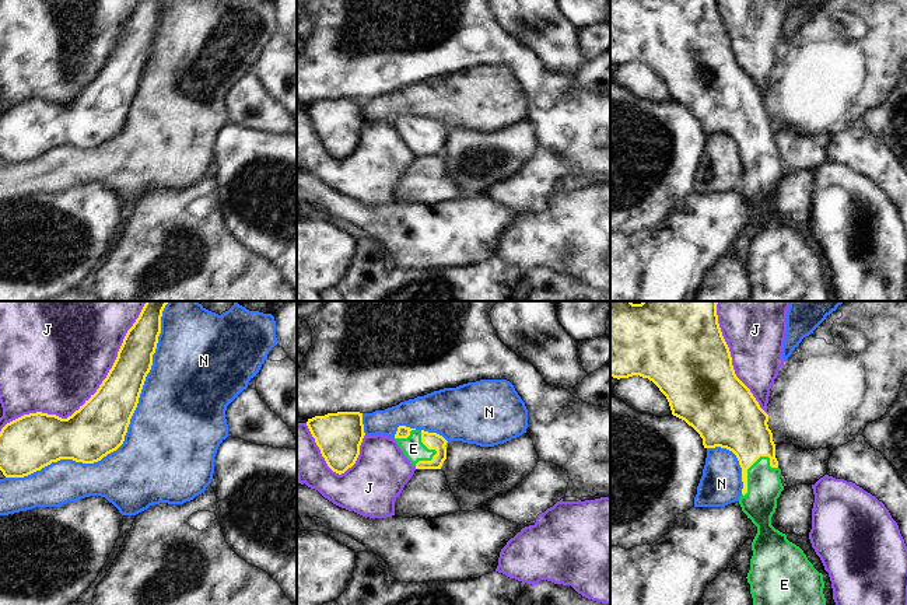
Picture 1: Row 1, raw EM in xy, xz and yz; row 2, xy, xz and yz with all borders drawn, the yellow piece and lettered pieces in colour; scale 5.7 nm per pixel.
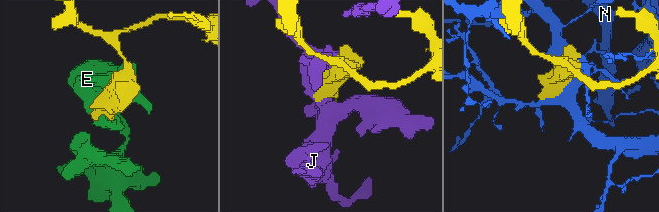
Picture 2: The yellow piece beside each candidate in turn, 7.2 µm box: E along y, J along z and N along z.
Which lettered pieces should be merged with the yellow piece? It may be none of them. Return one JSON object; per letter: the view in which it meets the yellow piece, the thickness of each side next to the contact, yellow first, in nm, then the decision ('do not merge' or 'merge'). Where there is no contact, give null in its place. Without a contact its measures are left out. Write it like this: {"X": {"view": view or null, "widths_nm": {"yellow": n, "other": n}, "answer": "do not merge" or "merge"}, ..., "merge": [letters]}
{"E": {"view": "yz", "widths_nm": {"yellow": 280, "other": 200}, "answer": "merge"}, "J": {"view": "xy", "widths_nm": {"yellow": 320, "other": 500}, "answer": "do not merge"}, "N": {"view": "xy", "widths_nm": {"yellow": 320, "other": 480}, "answer": "do not merge"}, "merge": ["E"]}

